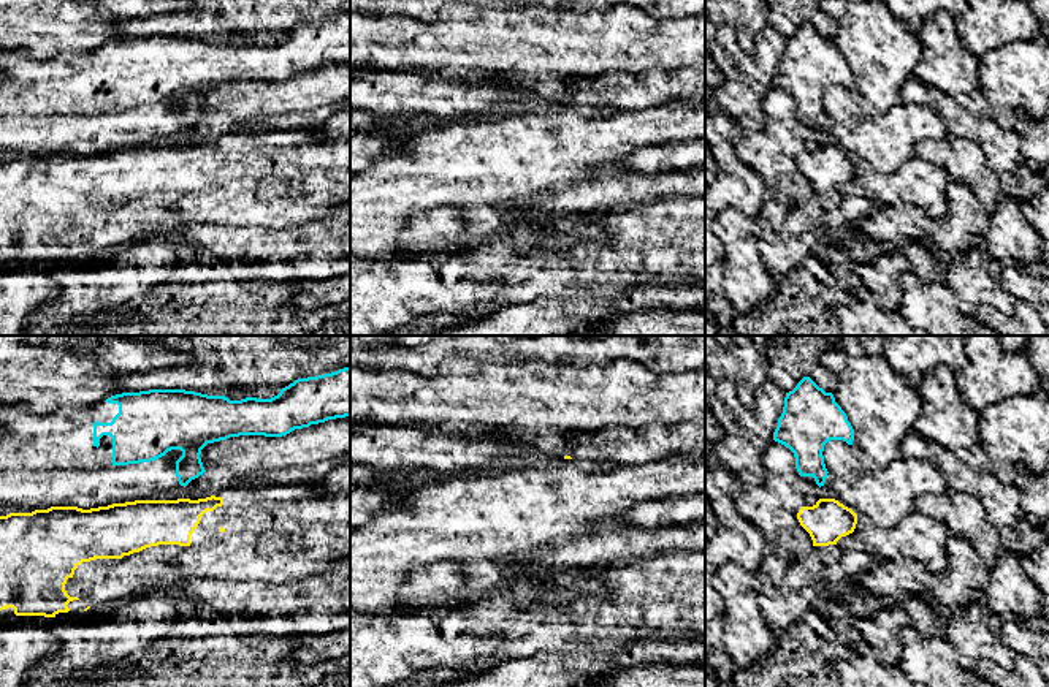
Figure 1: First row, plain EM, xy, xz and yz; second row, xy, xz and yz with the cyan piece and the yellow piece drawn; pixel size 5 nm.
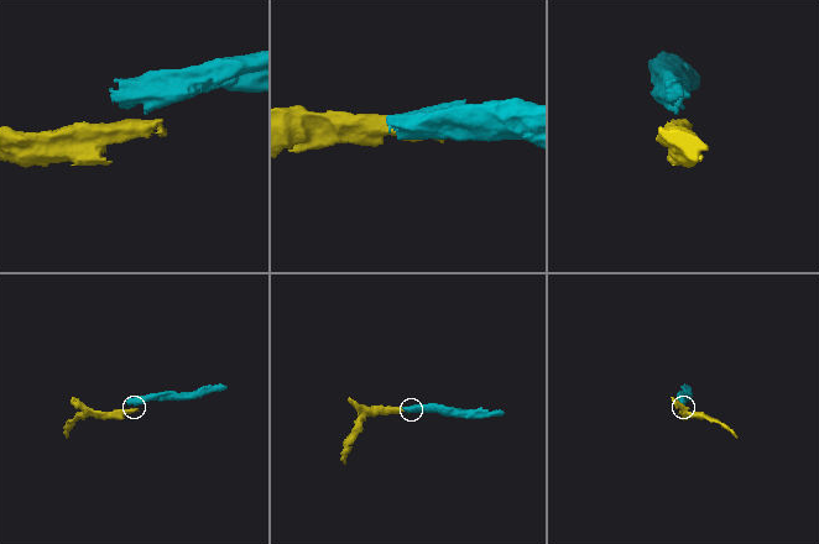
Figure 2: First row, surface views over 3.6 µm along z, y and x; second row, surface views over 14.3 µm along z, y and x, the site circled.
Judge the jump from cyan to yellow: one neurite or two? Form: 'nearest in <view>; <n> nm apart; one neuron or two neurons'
nearest in xy; 60 nm apart; two neurons

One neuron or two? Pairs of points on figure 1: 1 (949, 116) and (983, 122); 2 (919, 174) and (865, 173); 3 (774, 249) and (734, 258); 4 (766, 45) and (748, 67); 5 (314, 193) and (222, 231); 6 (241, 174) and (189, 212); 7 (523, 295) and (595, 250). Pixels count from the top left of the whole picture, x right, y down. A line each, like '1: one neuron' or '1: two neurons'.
1: one neuron
2: one neuron
3: two neurons
4: one neuron
5: two neurons
6: two neurons
7: one neuron

